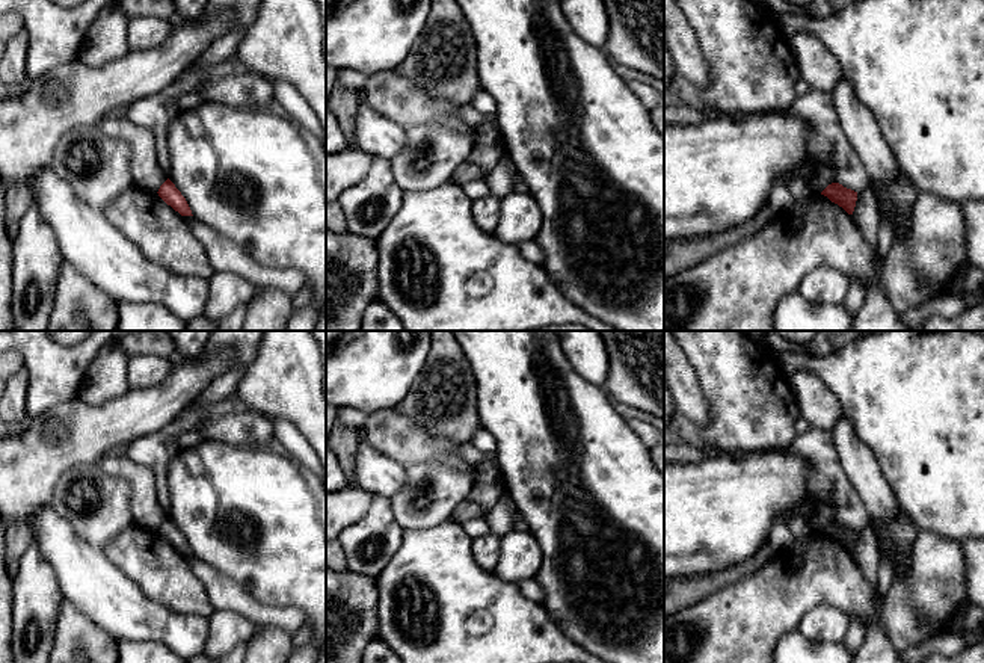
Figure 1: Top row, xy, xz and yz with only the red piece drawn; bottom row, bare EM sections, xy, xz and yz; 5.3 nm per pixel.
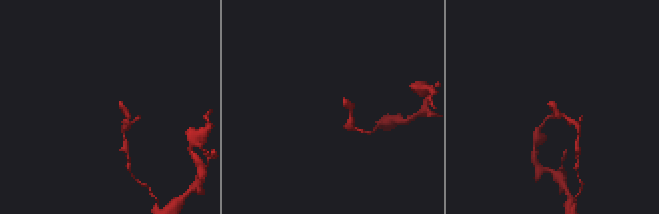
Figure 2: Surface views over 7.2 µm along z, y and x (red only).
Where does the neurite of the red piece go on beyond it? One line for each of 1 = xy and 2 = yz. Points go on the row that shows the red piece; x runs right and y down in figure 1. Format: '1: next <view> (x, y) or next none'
1: next none
2: next none

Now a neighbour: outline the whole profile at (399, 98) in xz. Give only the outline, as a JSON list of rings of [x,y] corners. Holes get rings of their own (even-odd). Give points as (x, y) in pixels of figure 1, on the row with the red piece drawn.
[[[394,69],[368,76],[367,83],[356,92],[359,104],[368,104],[403,128],[436,122],[447,128],[466,130],[475,137],[475,128],[459,116],[457,104],[429,95]]]

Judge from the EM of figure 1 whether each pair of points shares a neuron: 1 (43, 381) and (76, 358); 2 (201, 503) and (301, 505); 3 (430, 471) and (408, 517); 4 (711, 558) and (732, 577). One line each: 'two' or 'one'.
1: one
2: one
3: one
4: two

